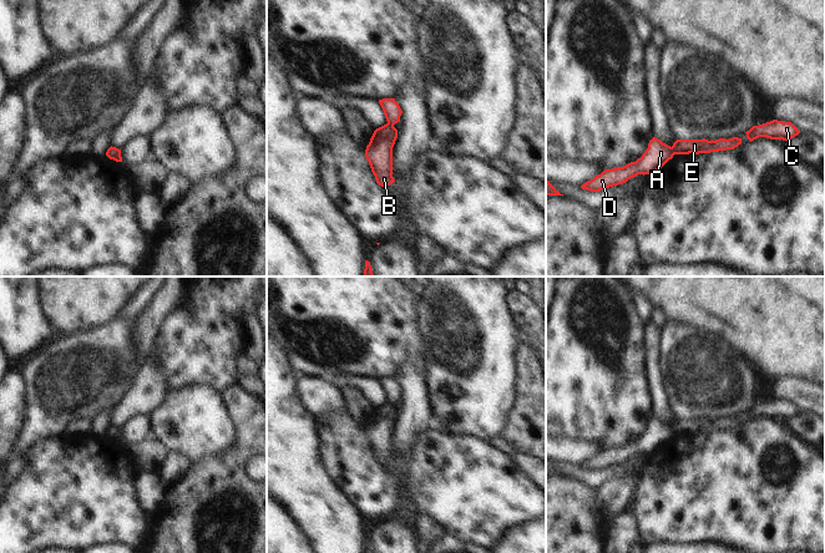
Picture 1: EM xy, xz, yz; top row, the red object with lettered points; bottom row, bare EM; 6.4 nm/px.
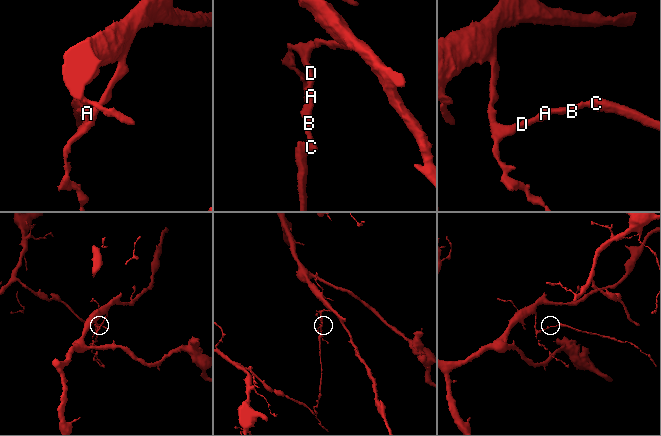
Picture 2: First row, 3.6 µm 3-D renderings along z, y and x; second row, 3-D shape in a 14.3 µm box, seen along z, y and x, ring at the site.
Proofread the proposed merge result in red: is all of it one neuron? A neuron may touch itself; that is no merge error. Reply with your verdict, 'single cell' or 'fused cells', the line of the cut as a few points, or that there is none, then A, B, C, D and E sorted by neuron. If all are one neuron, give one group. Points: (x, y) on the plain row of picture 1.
fused cells | yz (671, 426), (676, 432) | A D / B C E

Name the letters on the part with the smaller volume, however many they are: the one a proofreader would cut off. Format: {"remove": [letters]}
{"remove": ["B", "C", "E"]}

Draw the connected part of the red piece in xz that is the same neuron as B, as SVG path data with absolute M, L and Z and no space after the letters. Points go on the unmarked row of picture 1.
M386 402L374 410L365 428L365 436L376 462L384 467L395 461L393 456L393 426L396 417L398 409Z

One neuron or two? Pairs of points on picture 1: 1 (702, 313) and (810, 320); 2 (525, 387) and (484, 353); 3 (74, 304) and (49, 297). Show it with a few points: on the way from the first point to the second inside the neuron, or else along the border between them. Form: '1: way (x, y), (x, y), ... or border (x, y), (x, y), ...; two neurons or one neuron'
1: way (729, 313), (783, 313); one neuron
2: border (516, 350), (516, 396), (510, 409); two neurons
3: way (67, 298), (55, 297); one neuron

